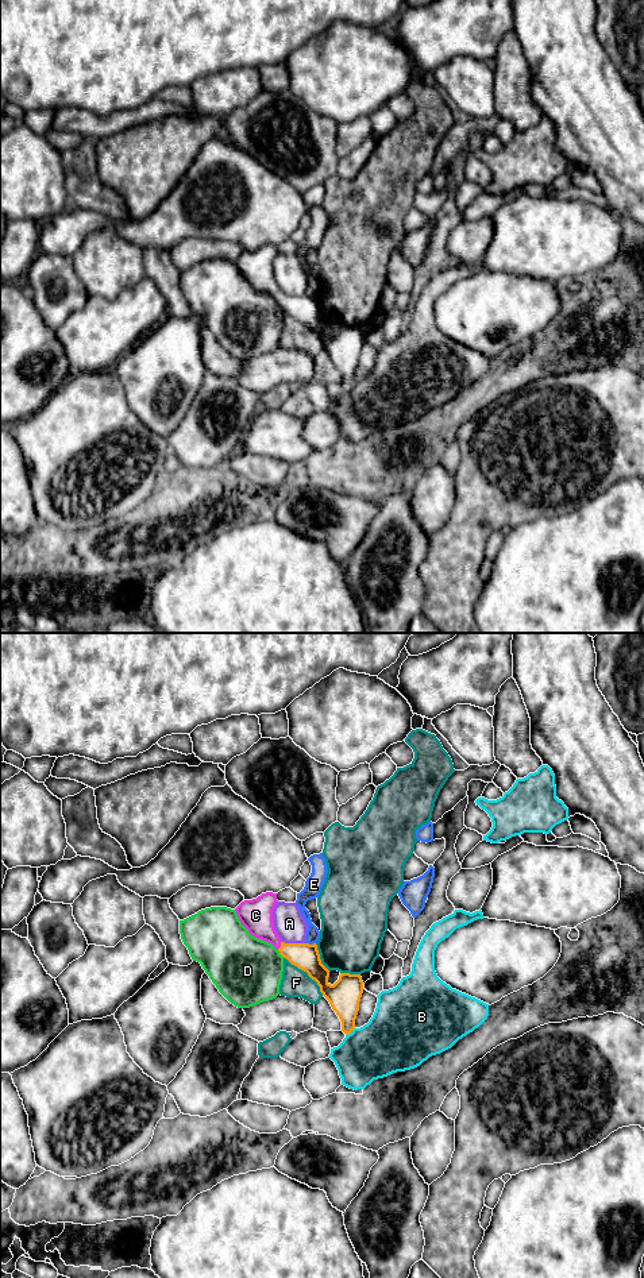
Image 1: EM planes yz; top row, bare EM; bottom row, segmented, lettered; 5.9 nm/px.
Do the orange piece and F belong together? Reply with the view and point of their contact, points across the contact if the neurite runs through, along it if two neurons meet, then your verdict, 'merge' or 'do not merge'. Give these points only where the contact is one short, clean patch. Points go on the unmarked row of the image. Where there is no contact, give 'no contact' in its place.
meets orange in yz at (307, 324); do not merge

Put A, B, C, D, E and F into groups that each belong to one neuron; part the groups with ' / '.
A / B / C / D / E / F

